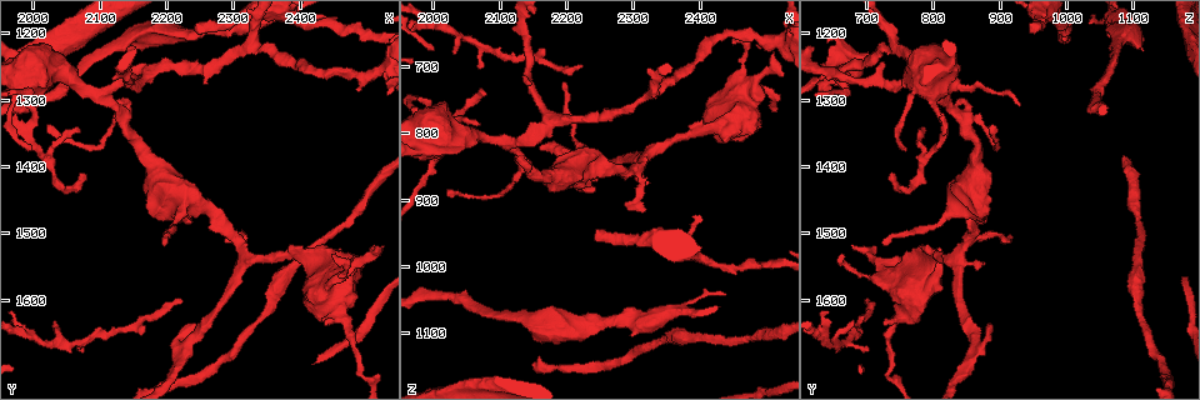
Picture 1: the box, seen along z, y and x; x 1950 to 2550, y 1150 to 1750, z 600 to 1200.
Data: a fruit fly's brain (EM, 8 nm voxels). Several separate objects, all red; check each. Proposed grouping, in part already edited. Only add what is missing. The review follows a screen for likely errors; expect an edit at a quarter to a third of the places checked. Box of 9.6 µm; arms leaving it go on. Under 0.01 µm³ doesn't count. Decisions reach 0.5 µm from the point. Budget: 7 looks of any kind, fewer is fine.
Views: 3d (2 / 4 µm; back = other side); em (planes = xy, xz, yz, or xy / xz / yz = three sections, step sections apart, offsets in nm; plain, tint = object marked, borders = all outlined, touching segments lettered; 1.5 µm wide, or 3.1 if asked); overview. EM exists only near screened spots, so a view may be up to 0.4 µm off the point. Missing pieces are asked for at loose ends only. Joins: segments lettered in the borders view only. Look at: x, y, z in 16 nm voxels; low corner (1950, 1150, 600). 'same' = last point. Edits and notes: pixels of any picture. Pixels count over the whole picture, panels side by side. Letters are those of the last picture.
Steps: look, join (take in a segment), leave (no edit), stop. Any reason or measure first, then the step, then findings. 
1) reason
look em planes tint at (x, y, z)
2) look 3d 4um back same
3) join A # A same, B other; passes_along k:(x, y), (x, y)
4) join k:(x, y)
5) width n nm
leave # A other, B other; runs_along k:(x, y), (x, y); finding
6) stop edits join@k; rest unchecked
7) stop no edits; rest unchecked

branch stops here
look 3d 4um at (2240, 1185, 955)

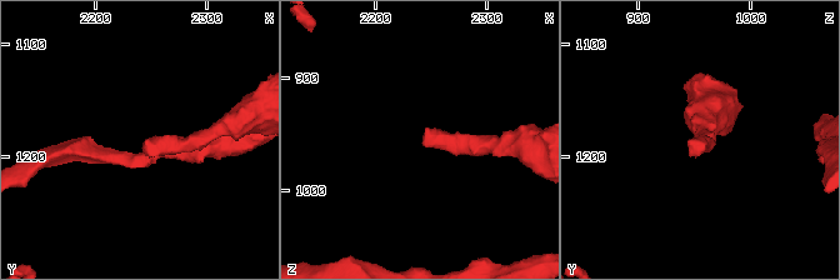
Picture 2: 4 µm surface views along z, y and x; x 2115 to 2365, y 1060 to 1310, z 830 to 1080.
now the EM
look em planes plain at (2244, 1188, 956)

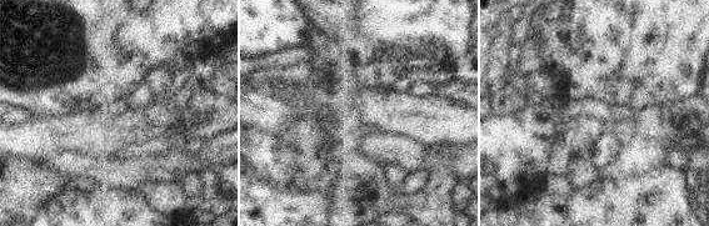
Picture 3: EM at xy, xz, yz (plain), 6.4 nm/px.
what lies round it
look em planes borders same

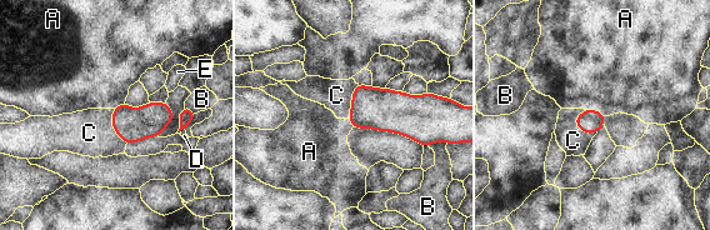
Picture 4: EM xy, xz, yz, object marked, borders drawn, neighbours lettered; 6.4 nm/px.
join C # A other, B other, C same, D other, E other; passes_along 4:(590, 121), (578, 126), (573, 140); it goes on there

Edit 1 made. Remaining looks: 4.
see it whole again
look overview

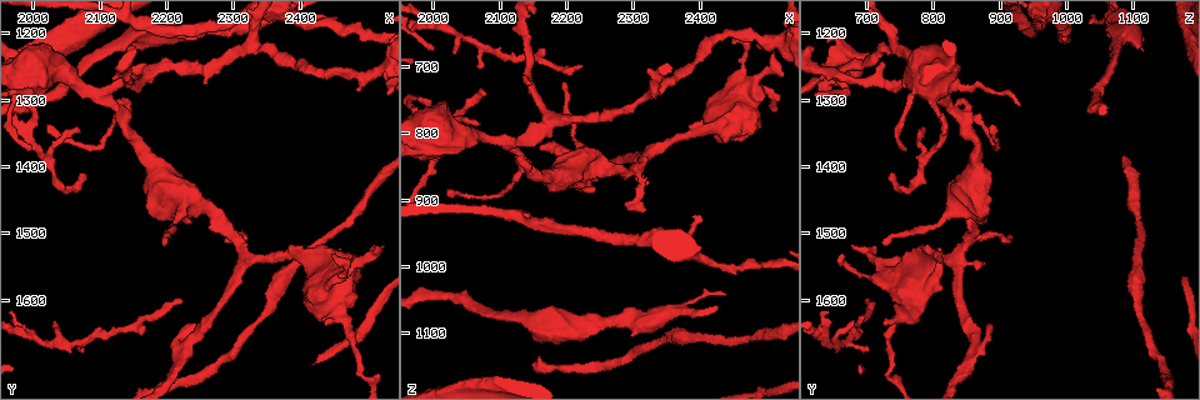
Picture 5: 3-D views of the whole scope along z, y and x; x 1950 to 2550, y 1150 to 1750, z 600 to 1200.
two arms at a narrow angle
look em yz step 4 borders at (2150, 1305, 850)

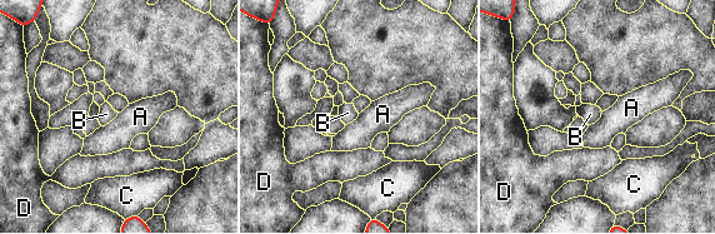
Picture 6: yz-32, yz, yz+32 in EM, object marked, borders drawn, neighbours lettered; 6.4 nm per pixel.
look em planes borders same

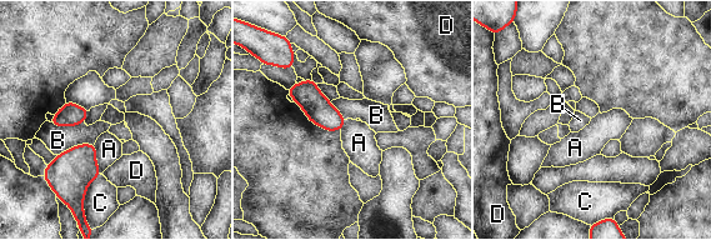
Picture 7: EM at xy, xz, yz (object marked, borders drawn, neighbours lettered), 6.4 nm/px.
width 160 nm
leave # A other, B other, C other, D other; border 7:(94, 144), (98, 169), (101, 174); no lettered segment goes on from it

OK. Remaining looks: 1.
stop edits join@4; rest unchecked

